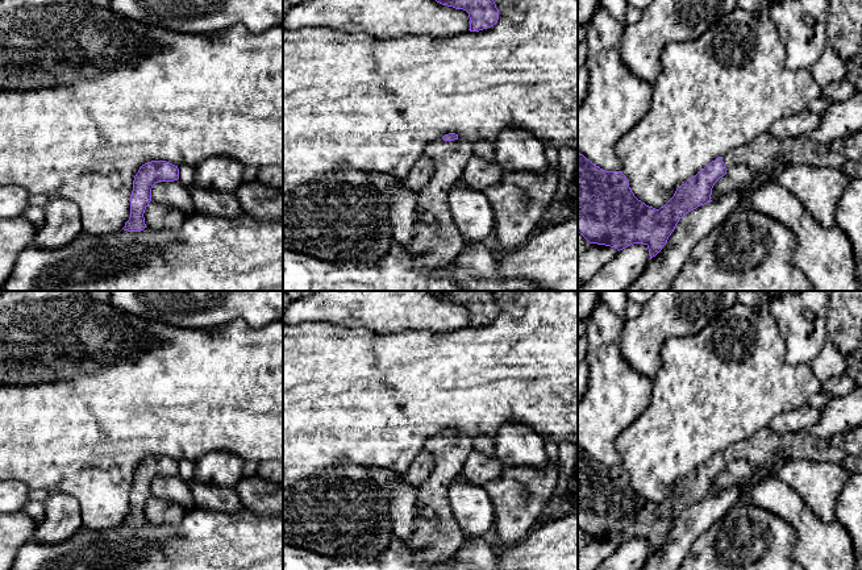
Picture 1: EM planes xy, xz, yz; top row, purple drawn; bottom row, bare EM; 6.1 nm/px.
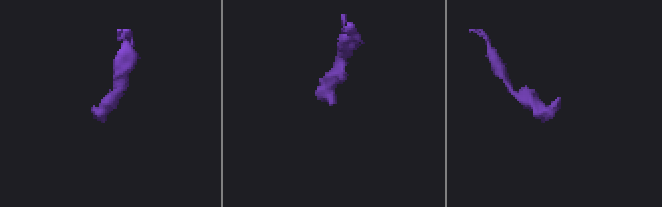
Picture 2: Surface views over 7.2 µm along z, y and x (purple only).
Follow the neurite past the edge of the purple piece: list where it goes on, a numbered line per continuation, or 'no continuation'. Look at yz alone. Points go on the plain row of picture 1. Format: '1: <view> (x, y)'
1: yz (765, 449)

